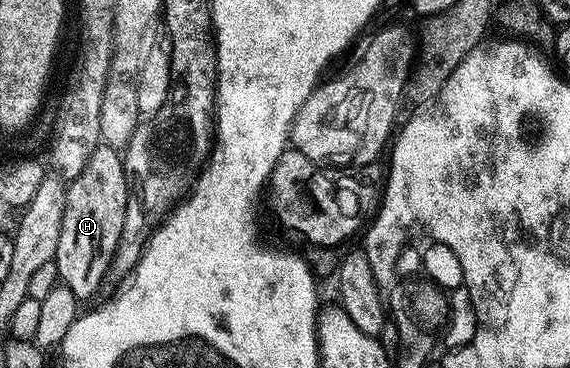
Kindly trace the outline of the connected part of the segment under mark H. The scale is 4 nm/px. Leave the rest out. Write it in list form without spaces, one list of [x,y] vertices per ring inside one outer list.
[[[99,144],[94,150],[92,150],[92,152],[90,152],[87,164],[83,164],[83,168],[74,175],[68,185],[66,185],[65,207],[61,210],[61,227],[59,228],[59,242],[57,244],[57,256],[55,259],[57,264],[57,277],[64,286],[71,288],[71,292],[78,300],[85,300],[85,298],[91,297],[98,287],[102,287],[105,280],[105,274],[109,270],[109,259],[112,258],[115,248],[117,247],[117,241],[121,235],[121,230],[125,227],[125,211],[130,200],[131,195],[129,193],[129,183],[125,180],[125,163],[122,155],[112,146]]]

